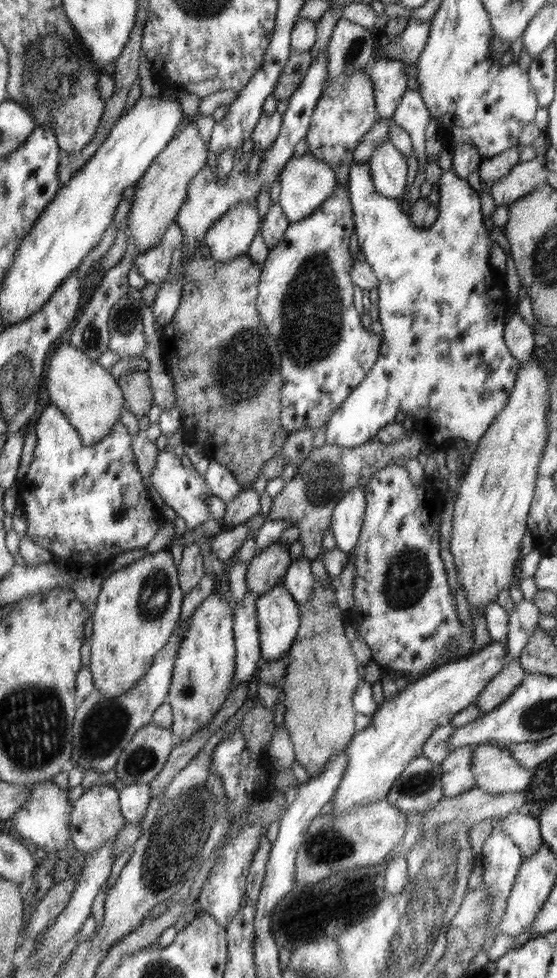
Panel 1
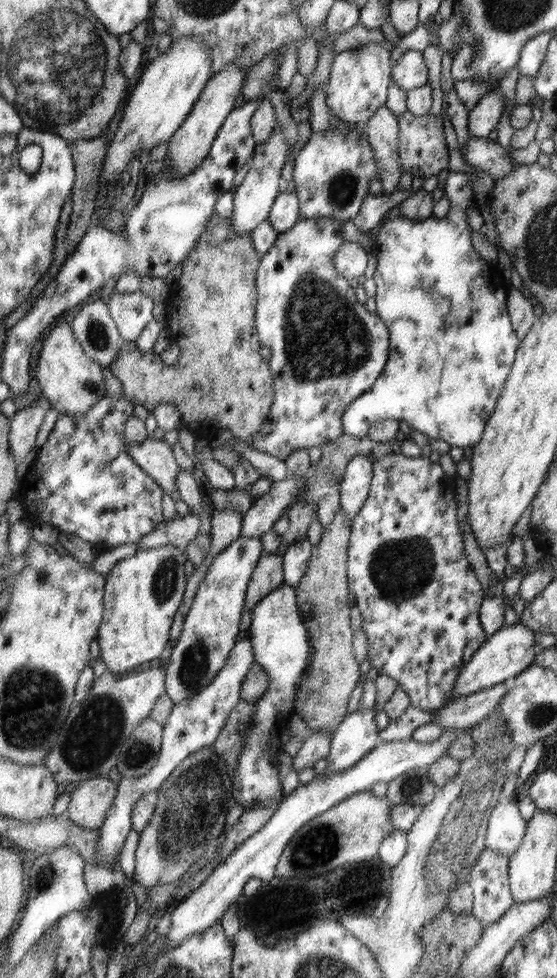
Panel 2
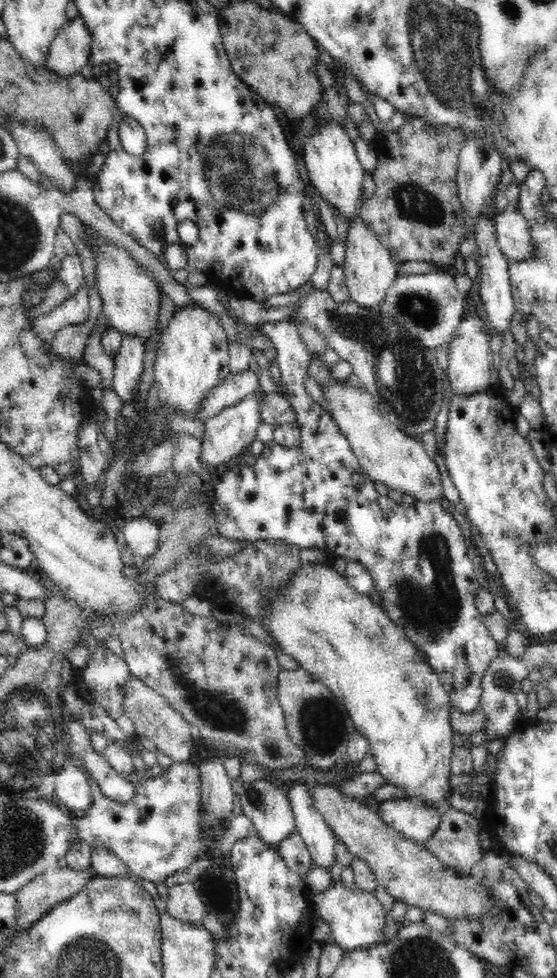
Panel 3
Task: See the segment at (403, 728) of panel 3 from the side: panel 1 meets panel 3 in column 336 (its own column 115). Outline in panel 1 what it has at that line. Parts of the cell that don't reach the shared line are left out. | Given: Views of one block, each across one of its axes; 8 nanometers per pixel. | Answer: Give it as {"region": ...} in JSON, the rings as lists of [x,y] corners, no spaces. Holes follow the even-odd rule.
{"region":[[[170,550],[148,553],[103,579],[96,609],[91,616],[90,666],[86,675],[111,701],[145,678],[157,653],[173,636],[185,593],[178,586],[178,579]]]}

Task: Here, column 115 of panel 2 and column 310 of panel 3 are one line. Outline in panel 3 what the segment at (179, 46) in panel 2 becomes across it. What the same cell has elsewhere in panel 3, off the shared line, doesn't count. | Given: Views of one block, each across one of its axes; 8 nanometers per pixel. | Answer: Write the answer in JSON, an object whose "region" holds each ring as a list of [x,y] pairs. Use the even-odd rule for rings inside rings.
{"region":[[[333,120],[315,124],[309,137],[304,140],[304,160],[314,188],[330,204],[330,208],[340,212],[340,216],[346,220],[360,217],[360,204],[364,200],[362,196],[364,178],[362,176],[367,171],[360,165],[356,157],[354,142],[350,141],[345,129]]]}

